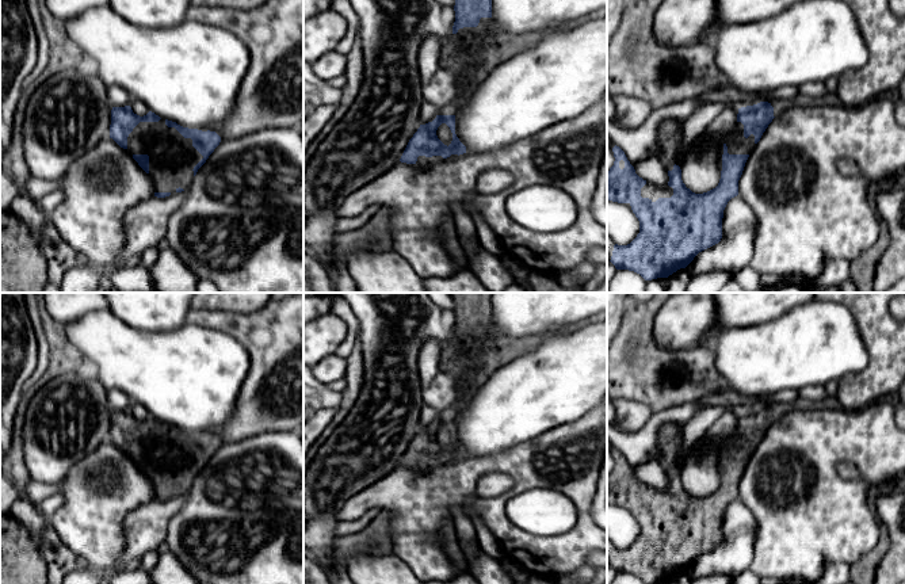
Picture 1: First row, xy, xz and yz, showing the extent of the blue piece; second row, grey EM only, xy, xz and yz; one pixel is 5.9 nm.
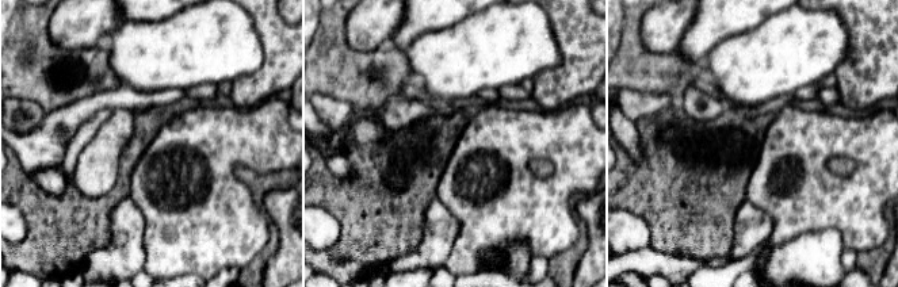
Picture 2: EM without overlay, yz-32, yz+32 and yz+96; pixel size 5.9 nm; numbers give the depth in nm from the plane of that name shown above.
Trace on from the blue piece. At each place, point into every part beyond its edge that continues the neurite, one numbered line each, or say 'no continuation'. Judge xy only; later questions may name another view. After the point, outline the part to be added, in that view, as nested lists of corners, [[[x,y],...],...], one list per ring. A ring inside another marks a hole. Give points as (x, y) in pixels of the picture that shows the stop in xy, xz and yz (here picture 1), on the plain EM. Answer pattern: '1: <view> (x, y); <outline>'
1: xy (172, 461); [[[164,421],[140,425],[127,440],[127,454],[149,459],[154,496],[173,497],[179,491],[187,495],[194,481],[192,473],[203,462],[192,450],[192,443],[168,431]]]

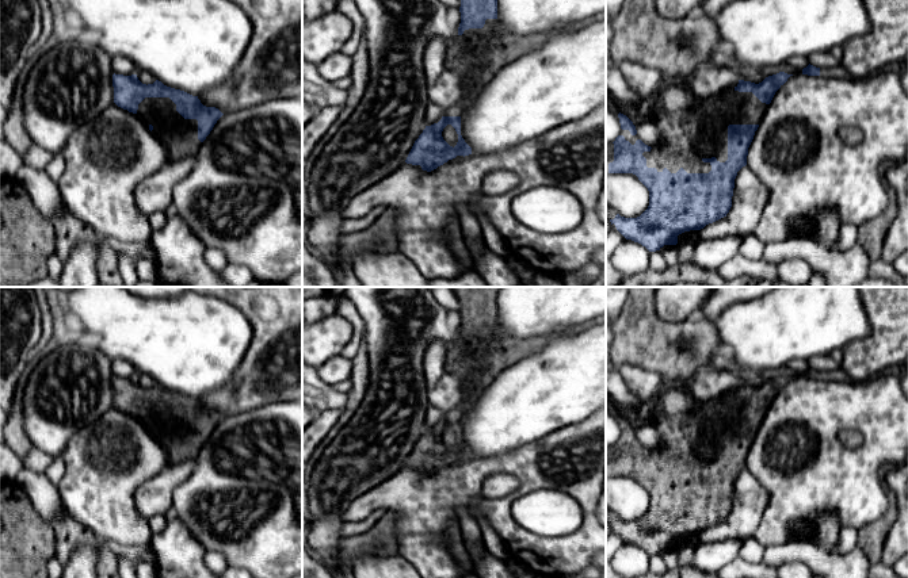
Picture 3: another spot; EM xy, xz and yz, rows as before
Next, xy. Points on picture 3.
1: xy (179, 439); [[[145,401],[137,418],[153,429],[152,437],[168,455],[168,466],[195,459],[202,445],[198,443],[198,424],[184,422],[169,401]]]

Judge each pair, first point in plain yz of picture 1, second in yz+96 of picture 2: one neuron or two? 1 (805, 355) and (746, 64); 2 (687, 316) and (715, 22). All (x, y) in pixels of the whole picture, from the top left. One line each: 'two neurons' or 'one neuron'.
1: one neuron
2: two neurons

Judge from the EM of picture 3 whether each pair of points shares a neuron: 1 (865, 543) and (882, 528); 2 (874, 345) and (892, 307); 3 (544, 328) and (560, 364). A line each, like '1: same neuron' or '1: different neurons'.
1: same neuron
2: same neuron
3: different neurons

